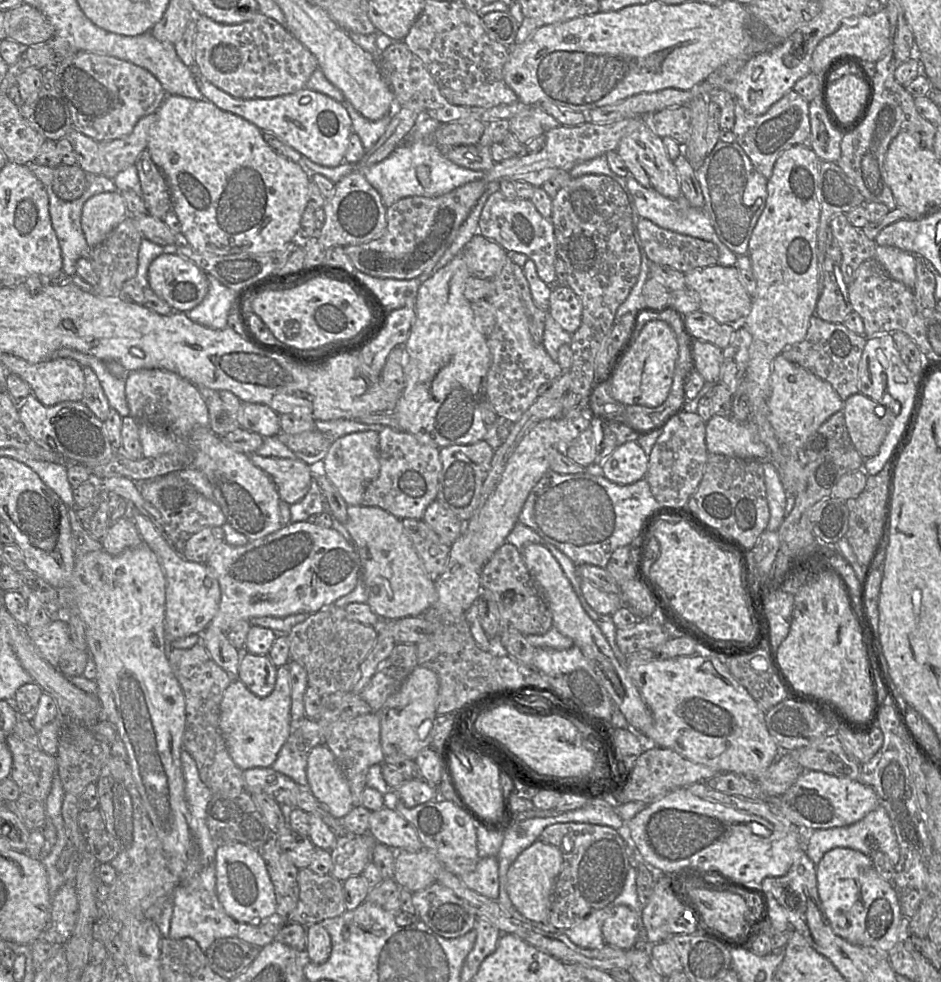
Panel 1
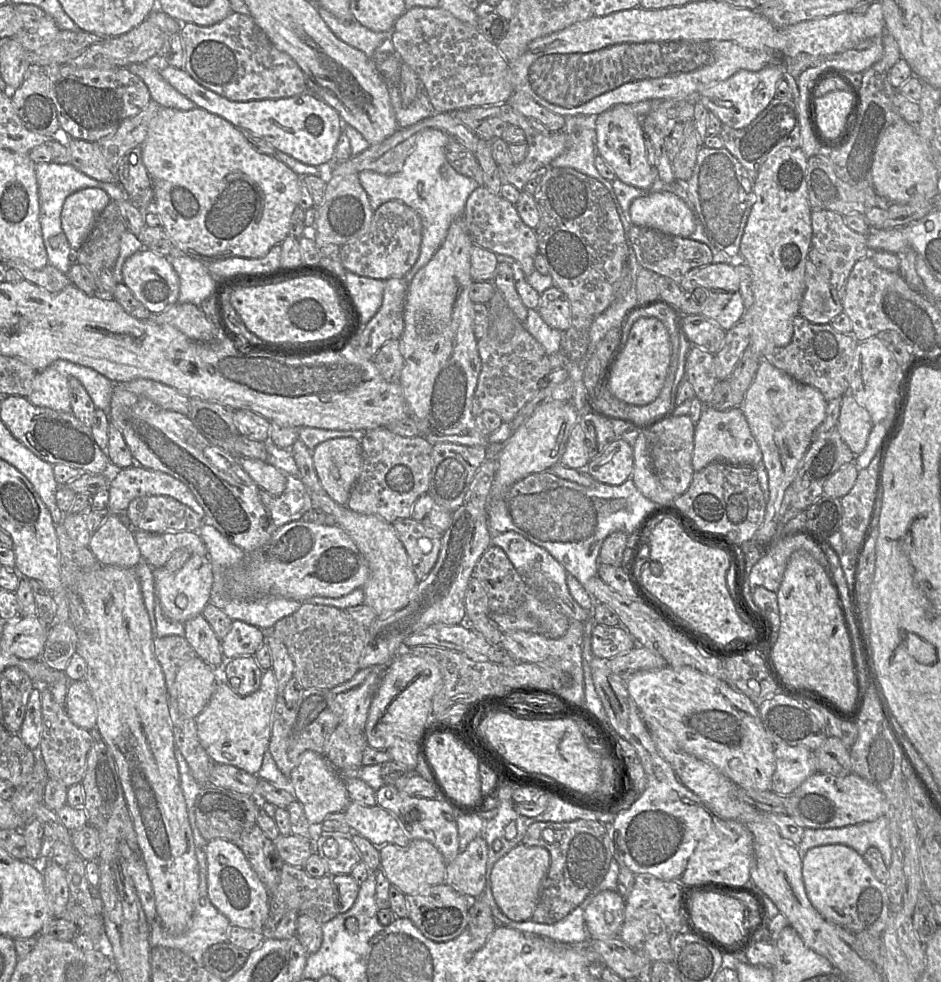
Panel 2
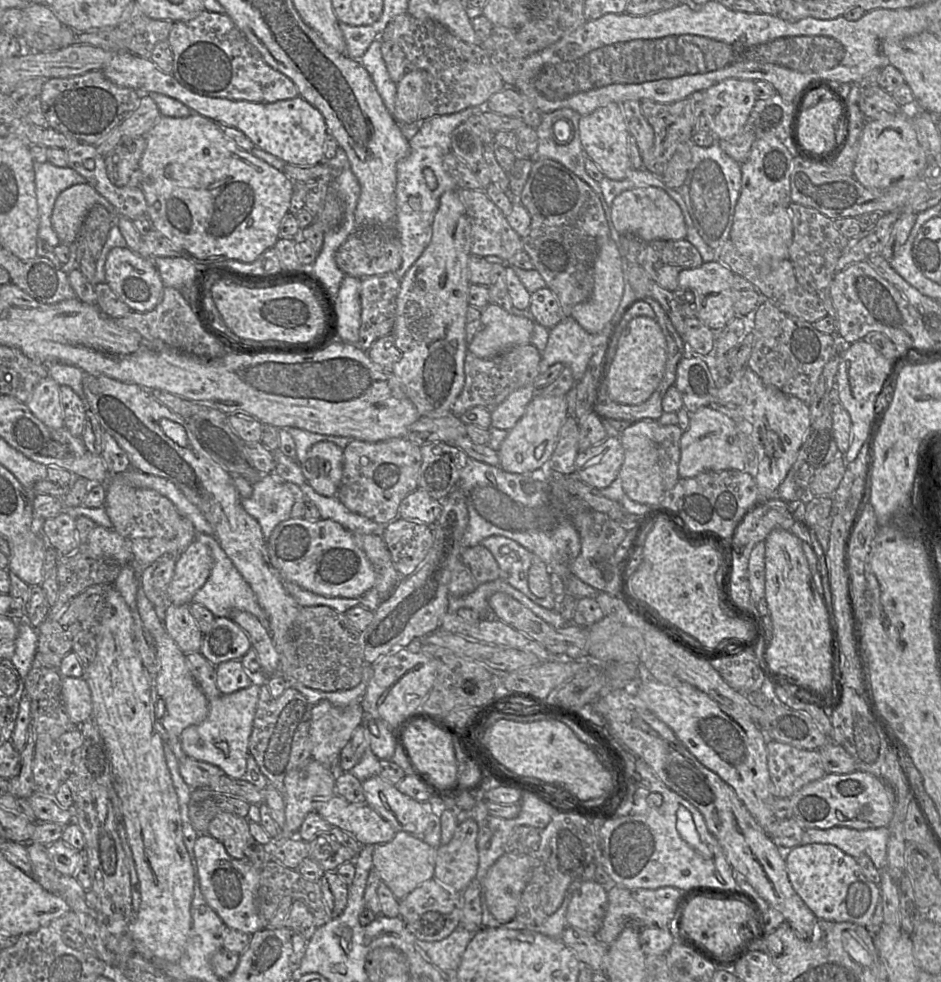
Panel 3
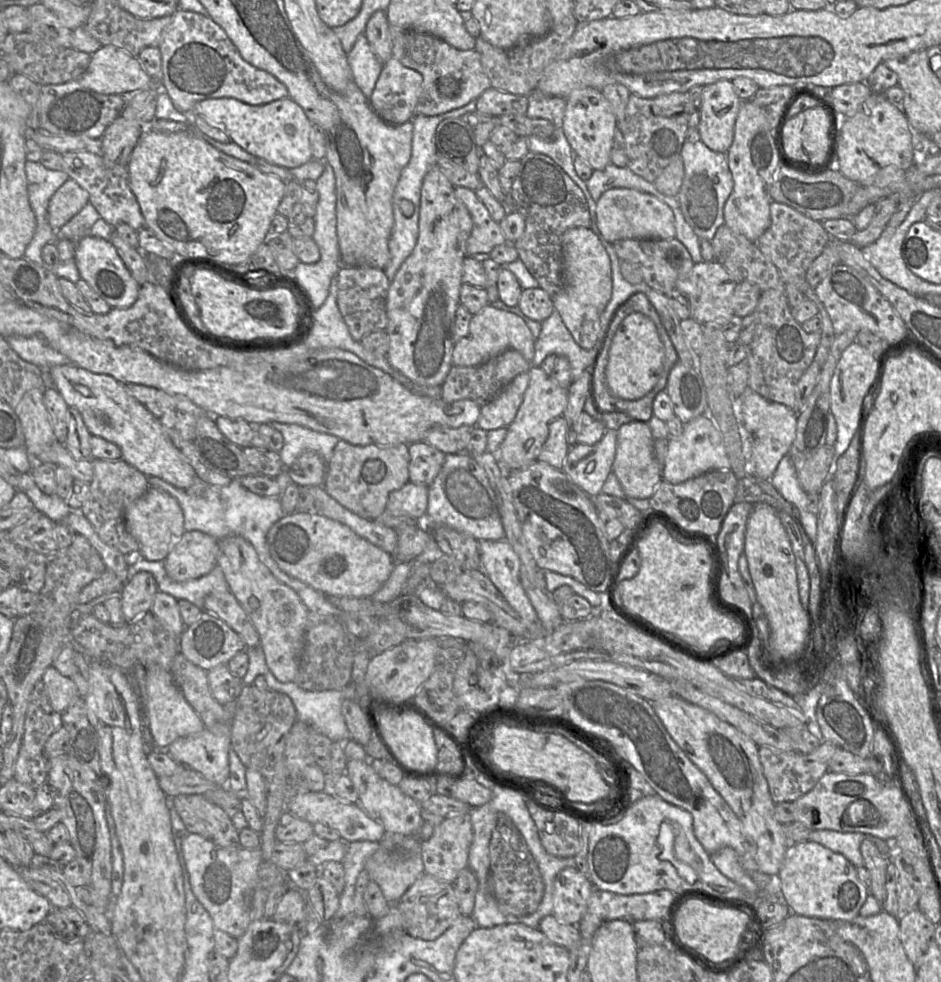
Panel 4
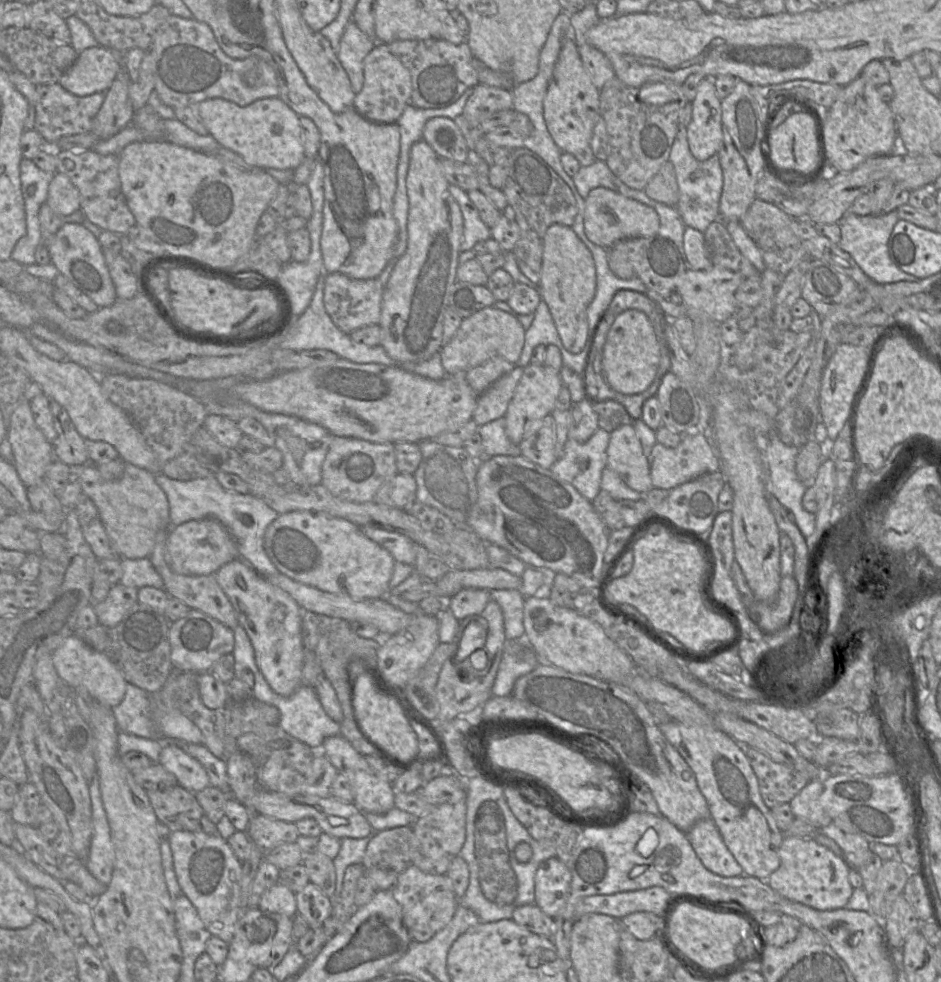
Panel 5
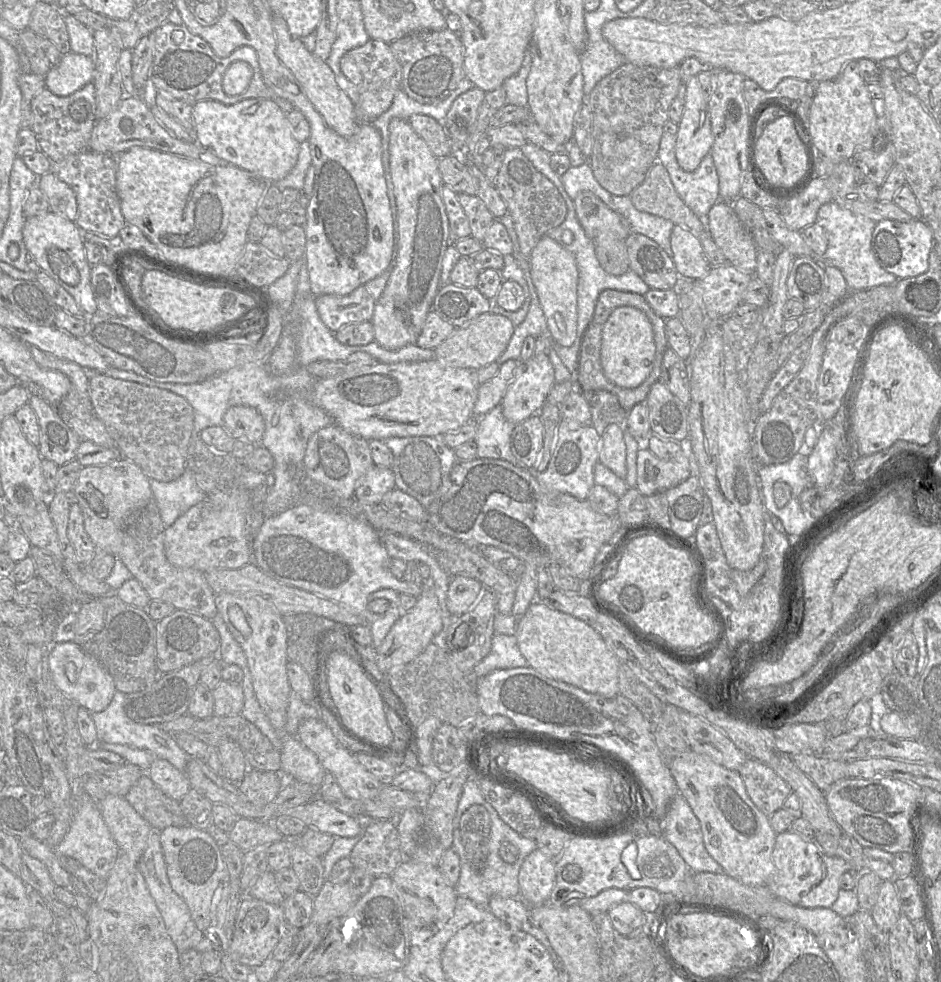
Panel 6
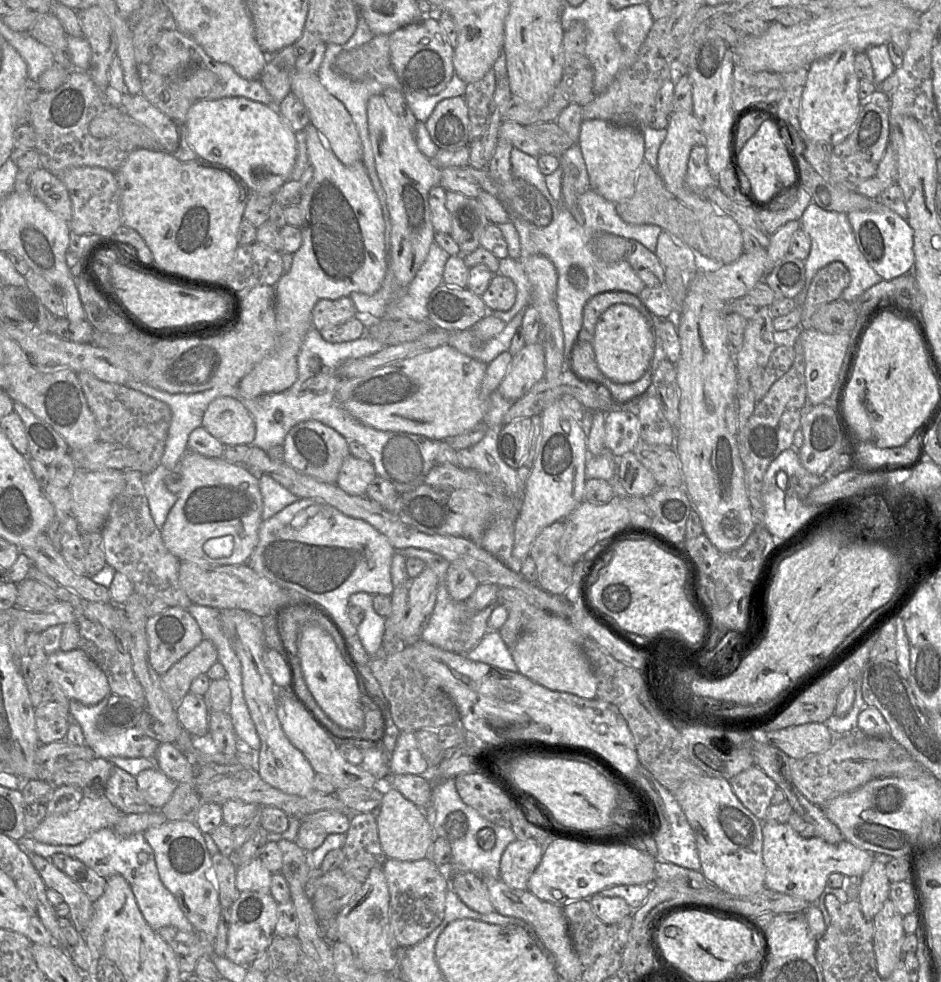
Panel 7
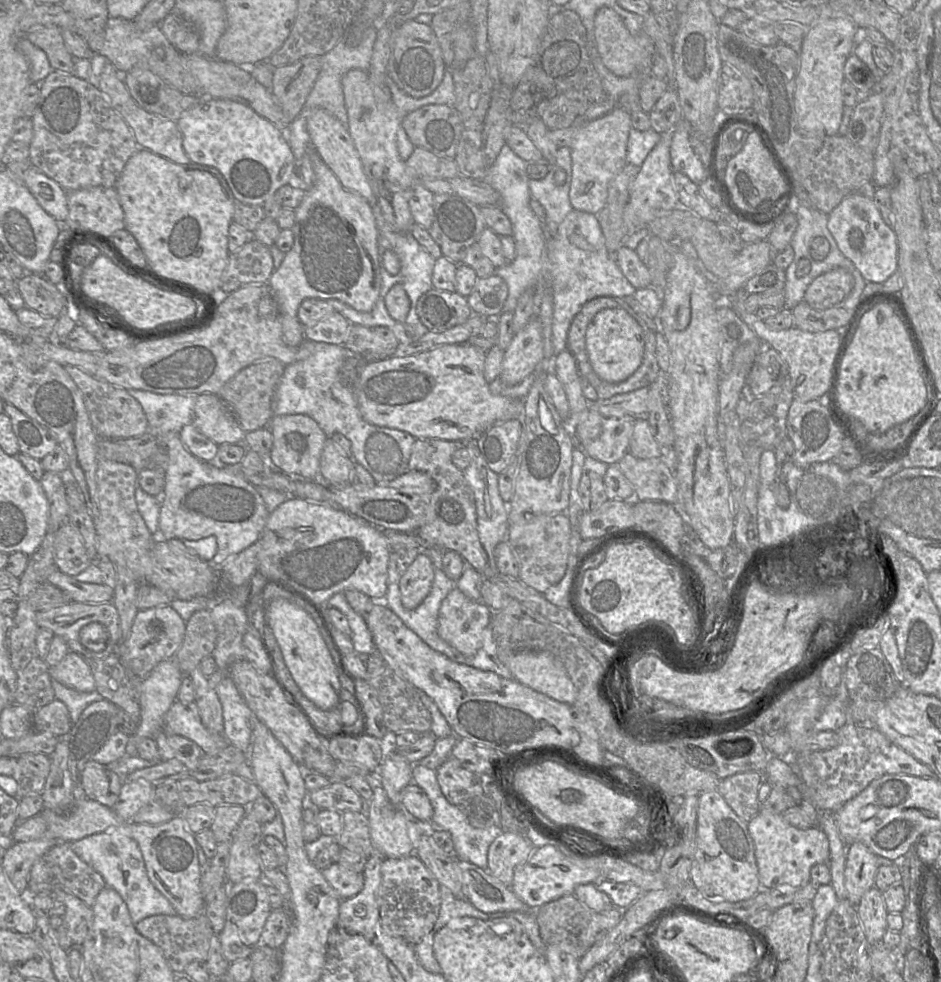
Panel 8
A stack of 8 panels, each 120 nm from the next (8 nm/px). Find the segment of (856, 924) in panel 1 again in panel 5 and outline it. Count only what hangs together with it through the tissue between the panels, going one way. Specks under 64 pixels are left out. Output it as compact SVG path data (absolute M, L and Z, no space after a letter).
M784 836L779 849L780 865L766 880L782 897L816 910L845 908L854 888L849 882L850 866L814 839Z

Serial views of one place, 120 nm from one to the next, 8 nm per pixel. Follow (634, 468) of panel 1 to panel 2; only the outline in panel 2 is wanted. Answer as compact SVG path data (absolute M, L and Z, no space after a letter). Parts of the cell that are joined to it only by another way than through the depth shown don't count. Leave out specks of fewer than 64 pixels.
M616 438L590 459L586 471L597 482L620 485L631 477L633 463L631 443L623 438Z

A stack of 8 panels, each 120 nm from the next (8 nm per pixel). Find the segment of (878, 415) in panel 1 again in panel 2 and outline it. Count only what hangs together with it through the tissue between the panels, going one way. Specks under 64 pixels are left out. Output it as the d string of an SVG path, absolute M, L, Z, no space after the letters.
M845 394L841 398L836 429L855 456L865 450L872 429L871 416L850 394Z

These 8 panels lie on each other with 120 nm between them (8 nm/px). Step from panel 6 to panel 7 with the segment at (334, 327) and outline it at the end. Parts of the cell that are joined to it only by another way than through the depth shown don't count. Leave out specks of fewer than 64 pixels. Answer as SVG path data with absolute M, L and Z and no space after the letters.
M342 297L337 300L319 300L311 315L312 327L318 331L330 329L357 317L357 309L351 297Z

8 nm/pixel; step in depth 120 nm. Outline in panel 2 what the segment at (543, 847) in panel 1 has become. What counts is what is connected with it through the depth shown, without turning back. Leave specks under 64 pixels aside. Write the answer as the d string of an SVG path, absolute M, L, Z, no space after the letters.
M523 844L514 847L494 864L490 875L492 894L500 910L510 920L523 922L531 919L549 866L547 849Z

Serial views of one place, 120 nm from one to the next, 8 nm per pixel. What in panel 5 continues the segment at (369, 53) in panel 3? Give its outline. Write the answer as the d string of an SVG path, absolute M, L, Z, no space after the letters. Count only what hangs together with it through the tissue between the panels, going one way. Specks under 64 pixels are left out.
M351 20L346 25L340 40L339 50L336 54L349 77L355 95L363 88L364 59L372 50L375 43L374 40L370 39L360 30L354 20Z

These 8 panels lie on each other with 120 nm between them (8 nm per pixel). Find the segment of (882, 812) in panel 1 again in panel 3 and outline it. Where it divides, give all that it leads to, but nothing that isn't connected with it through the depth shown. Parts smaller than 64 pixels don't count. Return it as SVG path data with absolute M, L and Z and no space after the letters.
M848 827L804 829L801 845L831 844L844 853L857 858L867 855L879 870L887 866L888 827L857 830Z

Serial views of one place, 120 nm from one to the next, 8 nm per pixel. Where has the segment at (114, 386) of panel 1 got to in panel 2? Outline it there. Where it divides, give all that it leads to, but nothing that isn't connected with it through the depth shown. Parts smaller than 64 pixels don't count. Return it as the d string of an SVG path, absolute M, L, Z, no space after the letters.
M57 360L50 367L69 378L77 379L89 394L96 409L103 410L108 414L114 382L92 368L67 360Z

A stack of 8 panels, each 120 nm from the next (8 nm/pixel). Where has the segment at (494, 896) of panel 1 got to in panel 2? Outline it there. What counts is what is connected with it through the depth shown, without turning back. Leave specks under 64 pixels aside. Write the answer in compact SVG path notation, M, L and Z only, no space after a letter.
M479 836L447 863L445 883L470 899L480 898L485 890L488 845Z

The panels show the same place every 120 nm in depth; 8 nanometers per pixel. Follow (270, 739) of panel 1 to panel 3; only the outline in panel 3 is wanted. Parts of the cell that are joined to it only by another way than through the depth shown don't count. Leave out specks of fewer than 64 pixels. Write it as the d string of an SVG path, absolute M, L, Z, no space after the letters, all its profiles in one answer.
M254 682L248 688L231 694L220 694L209 702L205 720L187 727L179 737L186 756L213 764L222 769L226 776L240 779L247 770L248 757L251 756L248 744L262 684Z

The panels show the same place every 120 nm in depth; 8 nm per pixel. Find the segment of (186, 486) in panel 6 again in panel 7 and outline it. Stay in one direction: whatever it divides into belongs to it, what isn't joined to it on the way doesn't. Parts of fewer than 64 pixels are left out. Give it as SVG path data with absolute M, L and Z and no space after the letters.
M159 465L153 472L142 476L150 513L159 530L162 529L170 510L177 501L177 494L170 492L165 485L165 478L169 473L170 470Z

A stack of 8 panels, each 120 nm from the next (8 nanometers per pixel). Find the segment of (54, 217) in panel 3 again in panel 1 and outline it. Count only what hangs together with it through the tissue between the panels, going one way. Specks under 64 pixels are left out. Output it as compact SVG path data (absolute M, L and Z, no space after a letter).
M104 192L90 197L81 216L87 245L94 247L102 242L127 216L129 213L121 192Z

